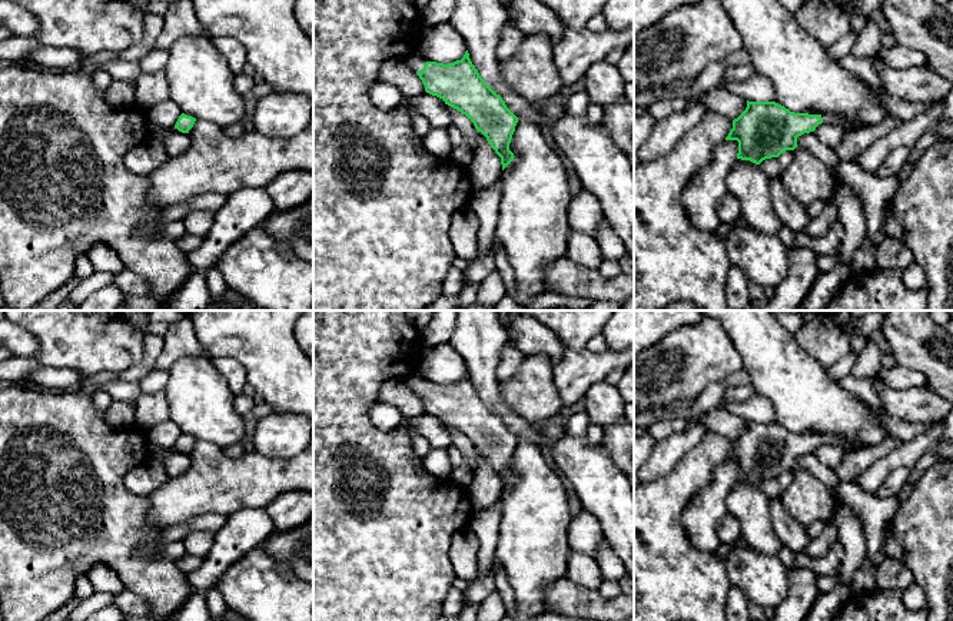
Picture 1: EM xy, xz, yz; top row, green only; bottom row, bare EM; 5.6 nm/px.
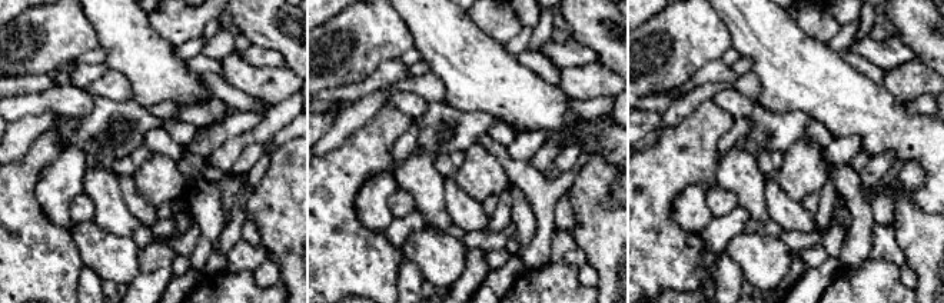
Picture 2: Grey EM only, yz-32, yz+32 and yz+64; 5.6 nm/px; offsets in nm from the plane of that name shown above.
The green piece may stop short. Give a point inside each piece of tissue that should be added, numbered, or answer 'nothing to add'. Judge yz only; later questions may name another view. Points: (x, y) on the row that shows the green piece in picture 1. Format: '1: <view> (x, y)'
1: yz (836, 119)

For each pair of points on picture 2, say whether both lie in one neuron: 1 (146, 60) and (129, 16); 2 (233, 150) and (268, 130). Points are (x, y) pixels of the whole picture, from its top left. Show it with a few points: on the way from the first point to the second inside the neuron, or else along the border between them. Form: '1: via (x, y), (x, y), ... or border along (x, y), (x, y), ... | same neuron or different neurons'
1: via (135, 49), (129, 42), (129, 27) | same neuron
2: via (242, 142), (248, 136), (259, 133) | same neuron

